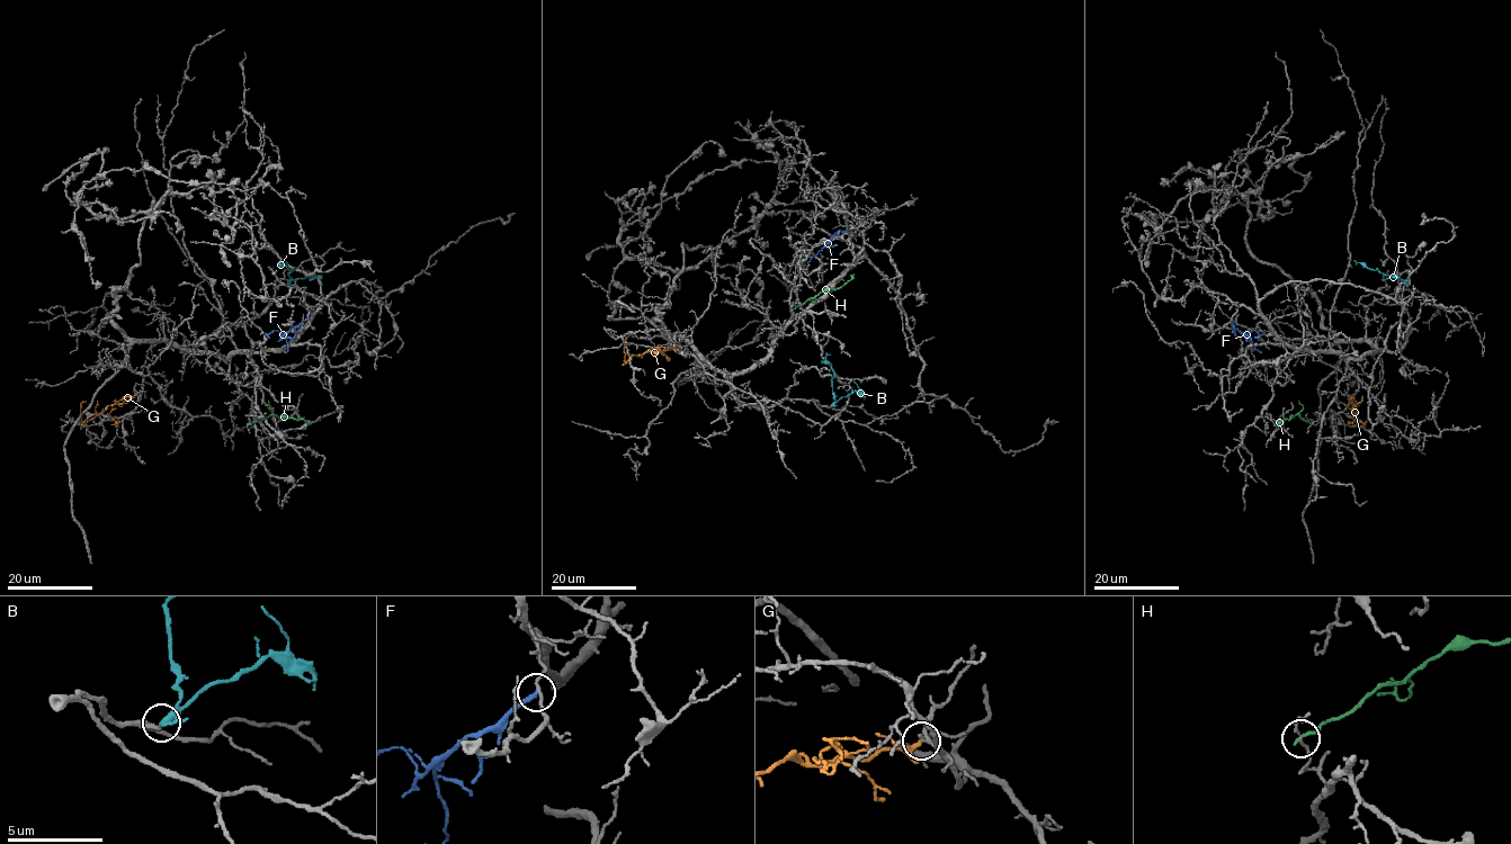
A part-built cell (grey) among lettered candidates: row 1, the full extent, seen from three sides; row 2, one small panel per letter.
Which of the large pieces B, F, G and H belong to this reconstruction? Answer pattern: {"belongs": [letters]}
{"belongs": ["B"]}

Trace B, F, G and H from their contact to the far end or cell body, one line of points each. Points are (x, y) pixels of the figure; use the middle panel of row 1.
B: (830, 406), (834, 401), (833, 370), (826, 359), (830, 355)
F: (850, 231), (838, 232), (810, 257), (811, 252)
G: (677, 347), (632, 356), (626, 362), (624, 341), (629, 337)
H: (792, 310), (824, 290), (845, 286), (854, 274)

